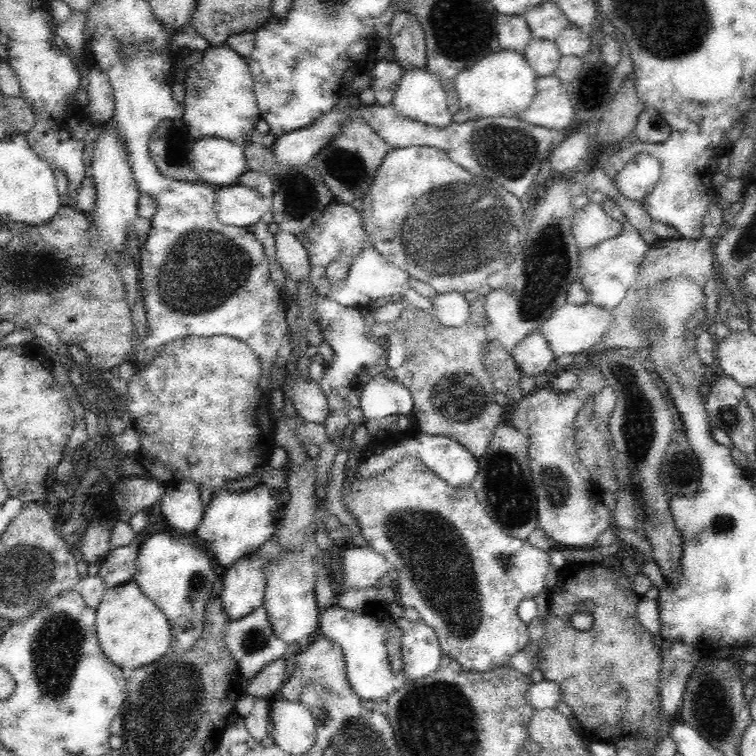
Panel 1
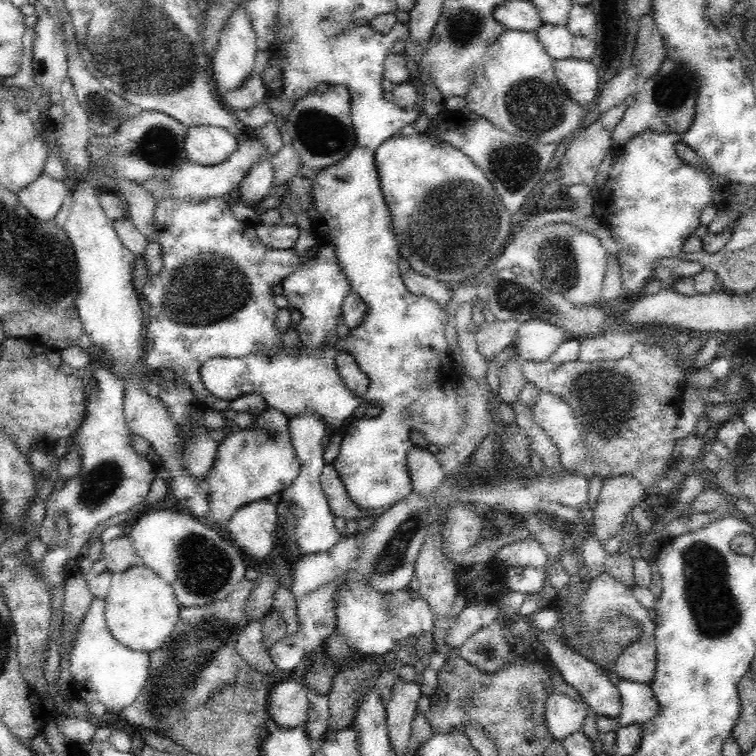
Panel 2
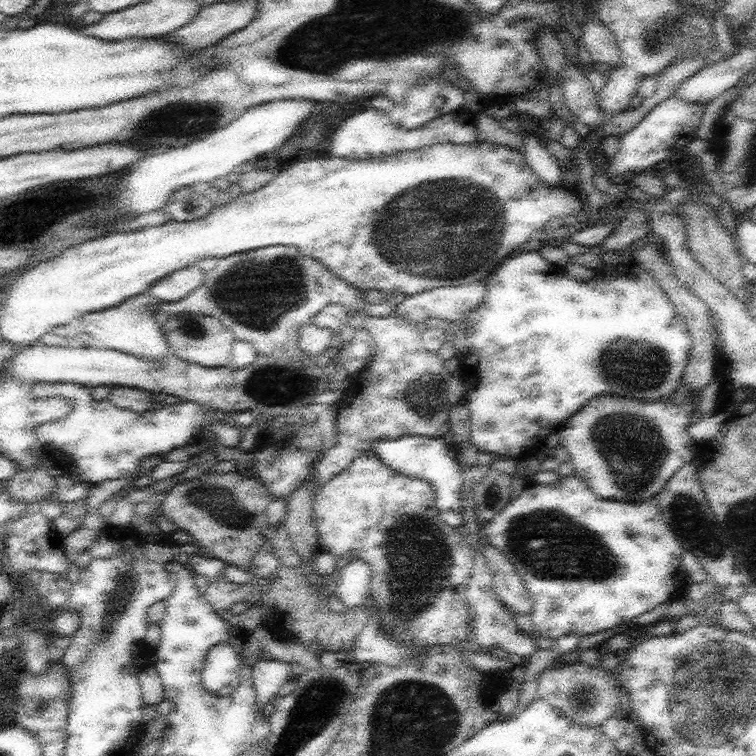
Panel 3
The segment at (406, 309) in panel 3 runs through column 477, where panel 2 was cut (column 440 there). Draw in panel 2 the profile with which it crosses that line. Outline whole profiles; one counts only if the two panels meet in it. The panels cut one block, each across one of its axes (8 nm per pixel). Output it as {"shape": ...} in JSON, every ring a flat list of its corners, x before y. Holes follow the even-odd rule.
{"shape":[[410,270,403,276,403,282,408,288,408,292,416,296,423,296,433,300,444,309,450,304,453,290,450,290,446,284,434,280,434,278,422,276]]}

